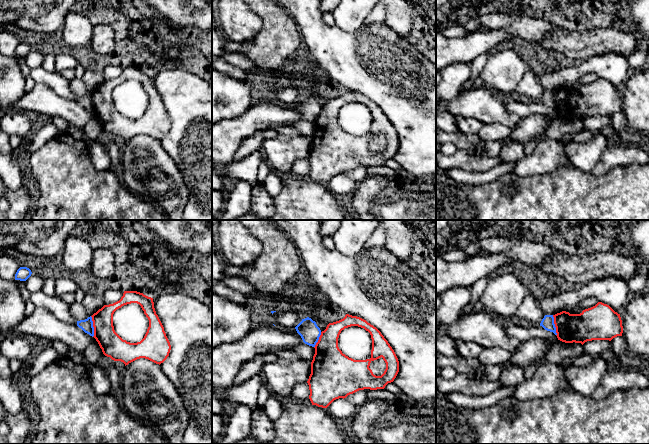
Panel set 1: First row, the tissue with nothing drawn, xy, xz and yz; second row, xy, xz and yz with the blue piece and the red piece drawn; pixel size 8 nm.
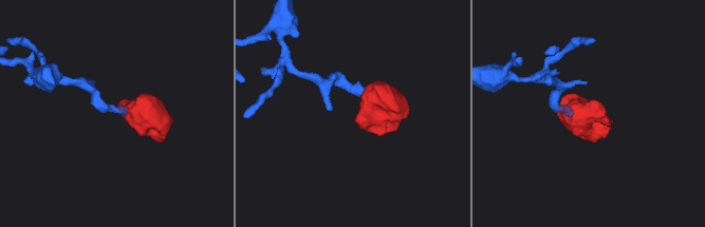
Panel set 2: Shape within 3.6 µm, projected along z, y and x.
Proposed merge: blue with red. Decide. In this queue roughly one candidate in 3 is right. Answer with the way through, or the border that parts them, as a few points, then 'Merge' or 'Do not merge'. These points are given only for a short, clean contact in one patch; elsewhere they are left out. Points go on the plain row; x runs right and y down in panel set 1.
Boundary: xy (90, 92), (93, 98), (93, 112). Do not merge

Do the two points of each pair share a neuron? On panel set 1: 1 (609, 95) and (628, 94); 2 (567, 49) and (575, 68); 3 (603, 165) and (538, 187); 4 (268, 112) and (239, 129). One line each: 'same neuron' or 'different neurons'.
1: same neuron
2: different neurons
3: different neurons
4: same neuron

